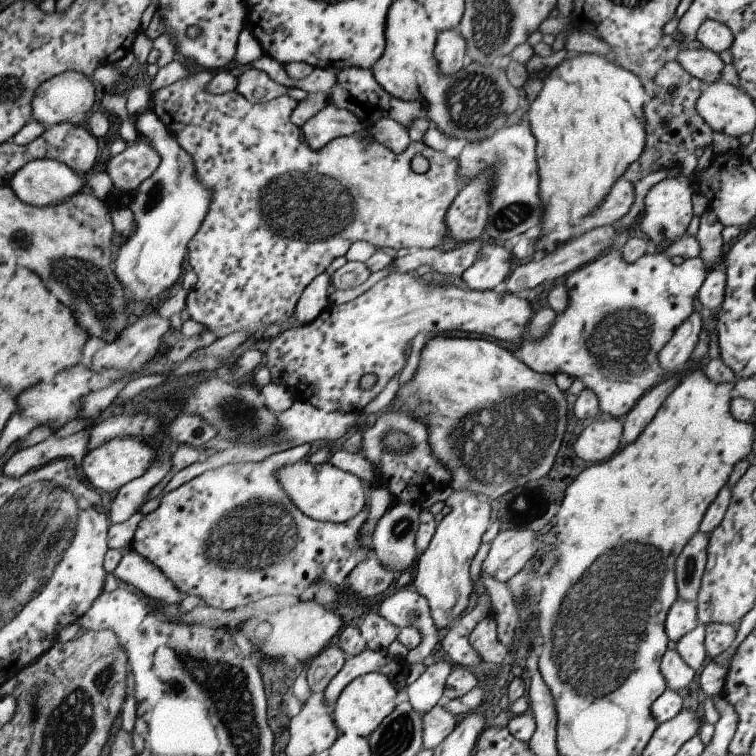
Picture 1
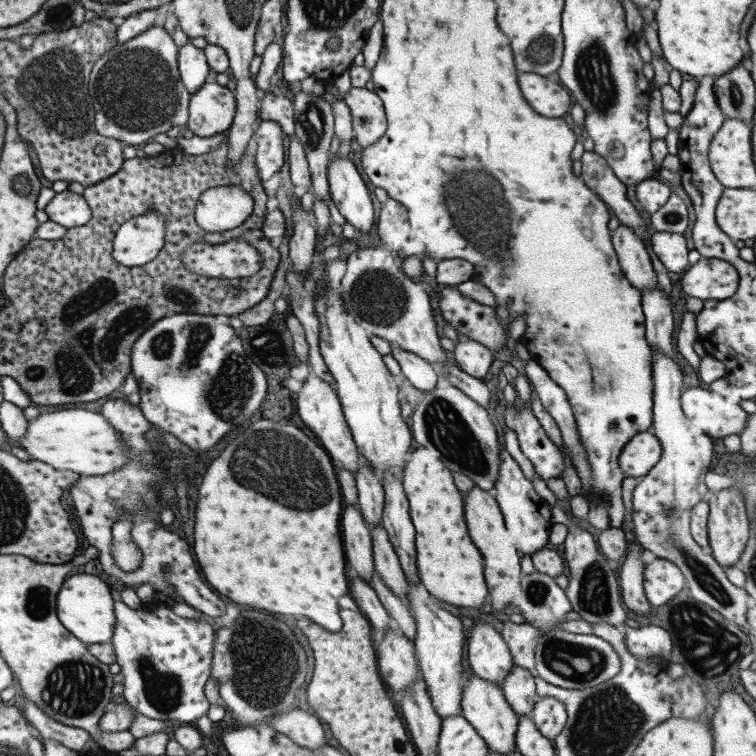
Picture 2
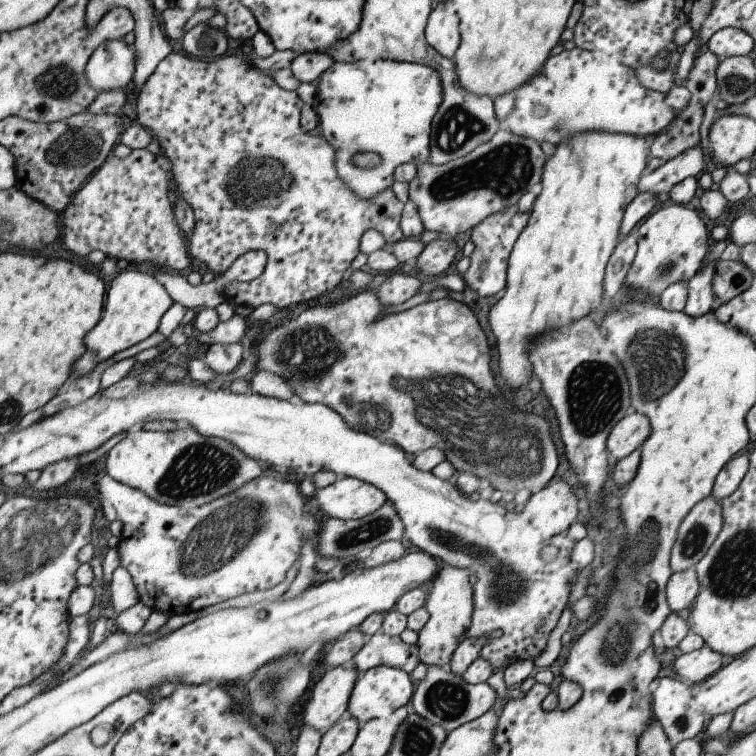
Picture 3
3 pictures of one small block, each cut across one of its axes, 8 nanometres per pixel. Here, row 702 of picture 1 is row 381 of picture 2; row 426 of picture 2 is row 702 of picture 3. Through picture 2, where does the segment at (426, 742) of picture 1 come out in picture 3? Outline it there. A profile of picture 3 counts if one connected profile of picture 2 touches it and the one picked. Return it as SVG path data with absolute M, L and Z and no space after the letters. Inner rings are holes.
M432 665L426 667L425 678L419 681L410 698L411 706L419 716L434 725L441 726L448 733L462 724L471 722L492 708L497 695L489 684L469 684L463 680L462 676L454 675L447 667L441 668Z

